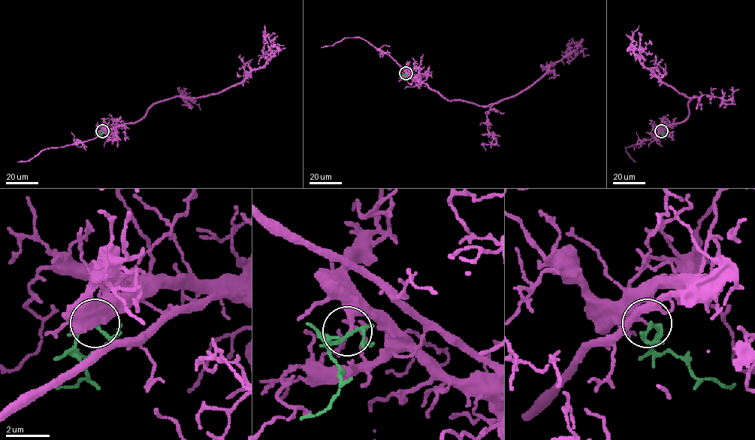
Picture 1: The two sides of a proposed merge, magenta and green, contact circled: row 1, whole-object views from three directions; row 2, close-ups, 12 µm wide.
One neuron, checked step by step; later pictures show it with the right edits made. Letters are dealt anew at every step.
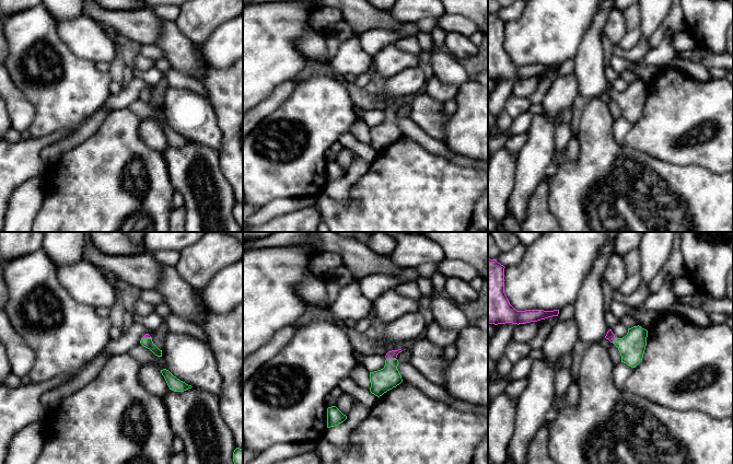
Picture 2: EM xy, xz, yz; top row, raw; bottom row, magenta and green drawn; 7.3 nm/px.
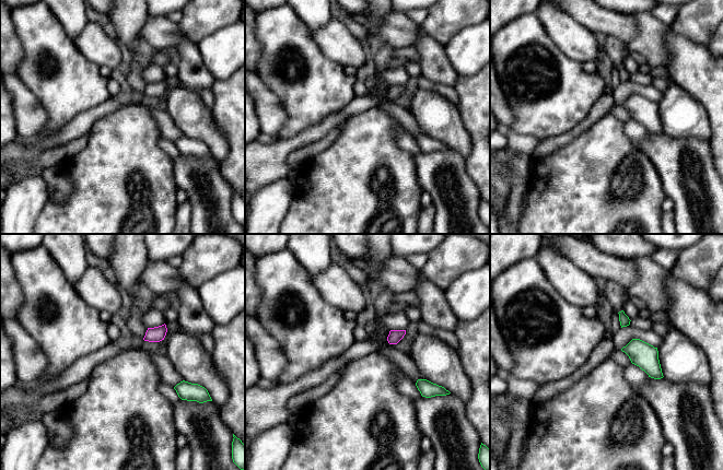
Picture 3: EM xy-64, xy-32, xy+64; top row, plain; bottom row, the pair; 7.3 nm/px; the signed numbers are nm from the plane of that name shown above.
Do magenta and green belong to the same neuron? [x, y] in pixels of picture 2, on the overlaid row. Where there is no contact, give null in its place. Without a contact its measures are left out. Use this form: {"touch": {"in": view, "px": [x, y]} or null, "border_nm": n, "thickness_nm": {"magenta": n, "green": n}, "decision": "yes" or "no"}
{"touch": {"in": "xz", "px": [391, 358]}, "border_nm": 70, "thickness_nm": {"magenta": 60, "green": 170}, "decision": "yes"}

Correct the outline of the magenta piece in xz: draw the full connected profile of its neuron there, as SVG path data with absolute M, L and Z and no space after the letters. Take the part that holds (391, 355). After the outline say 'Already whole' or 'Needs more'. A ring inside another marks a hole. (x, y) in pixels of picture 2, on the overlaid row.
M402 349L388 351L385 356L385 366L383 369L370 372L371 387L370 392L380 397L387 391L396 387L403 382L402 375L397 369L397 355Z. Needs more

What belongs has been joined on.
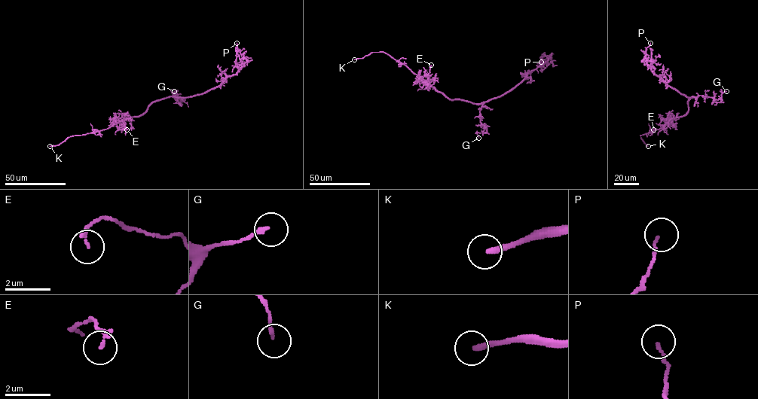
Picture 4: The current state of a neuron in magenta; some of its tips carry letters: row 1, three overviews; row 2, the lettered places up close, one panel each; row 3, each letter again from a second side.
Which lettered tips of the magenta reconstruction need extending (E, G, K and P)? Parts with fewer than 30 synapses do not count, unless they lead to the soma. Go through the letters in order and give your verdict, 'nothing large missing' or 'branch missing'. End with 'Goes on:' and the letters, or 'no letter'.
E: nothing large missing
G: nothing large missing
K: branch missing
P: nothing large missing
Goes on: K

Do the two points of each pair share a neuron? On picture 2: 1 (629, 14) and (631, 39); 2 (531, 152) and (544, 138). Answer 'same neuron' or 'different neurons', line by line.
1: same neuron
2: same neuron

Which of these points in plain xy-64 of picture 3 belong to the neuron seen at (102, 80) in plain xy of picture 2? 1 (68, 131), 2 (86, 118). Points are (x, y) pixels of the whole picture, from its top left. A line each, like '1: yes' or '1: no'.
1: no
2: no

